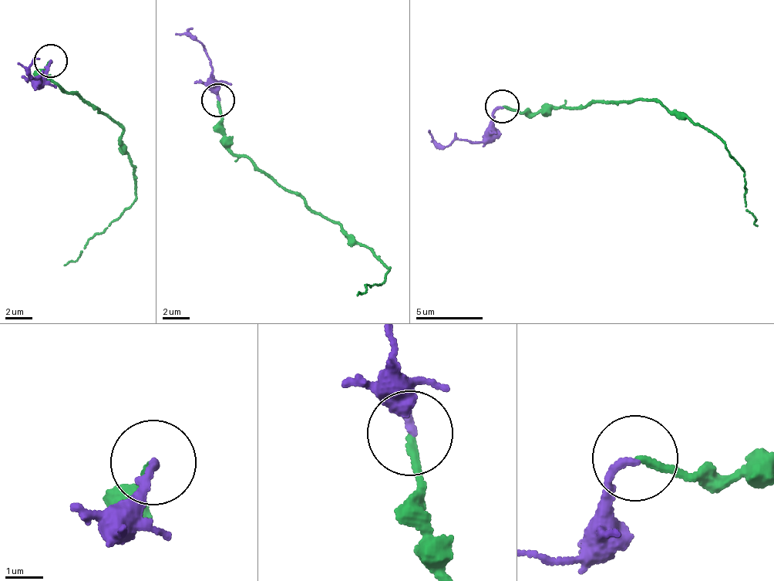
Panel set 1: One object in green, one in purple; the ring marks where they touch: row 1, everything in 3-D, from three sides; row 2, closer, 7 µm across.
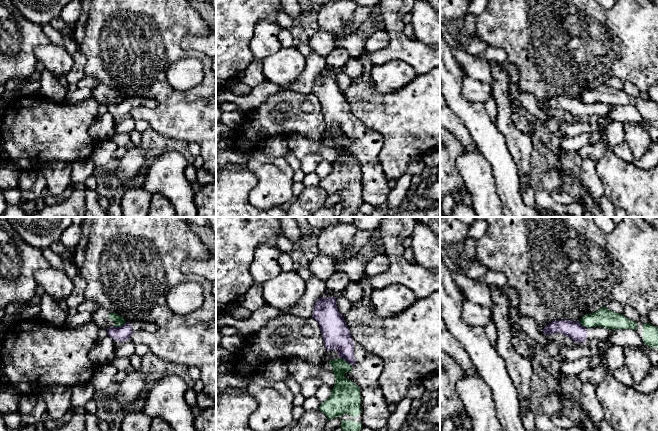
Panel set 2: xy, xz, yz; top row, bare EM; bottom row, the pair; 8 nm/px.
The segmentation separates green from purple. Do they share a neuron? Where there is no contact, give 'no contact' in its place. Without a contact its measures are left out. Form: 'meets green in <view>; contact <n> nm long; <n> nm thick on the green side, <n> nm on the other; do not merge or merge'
meets green in xy; contact 120 nm long; 70 nm thick on the green side, 120 nm on the other; do not merge

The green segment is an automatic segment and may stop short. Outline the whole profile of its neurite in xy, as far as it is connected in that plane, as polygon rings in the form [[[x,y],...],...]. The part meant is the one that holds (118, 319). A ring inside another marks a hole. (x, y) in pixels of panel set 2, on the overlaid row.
[[[99,307],[95,312],[92,312],[93,322],[99,326],[99,328],[120,327],[126,323],[126,321],[118,314],[109,312],[108,310]]]

